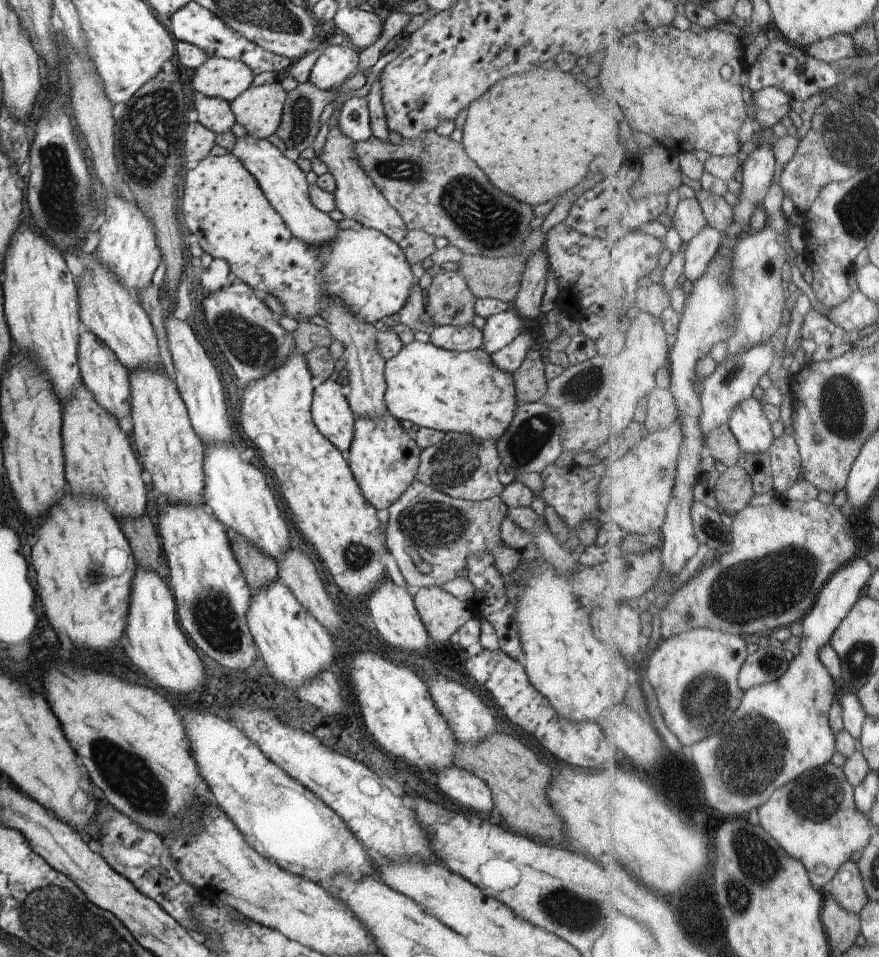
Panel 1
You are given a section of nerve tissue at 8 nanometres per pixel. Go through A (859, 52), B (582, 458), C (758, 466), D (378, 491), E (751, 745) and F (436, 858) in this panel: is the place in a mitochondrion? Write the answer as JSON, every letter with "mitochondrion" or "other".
{"A":"other","B":"other","C":"other","D":"other","E":"mitochondrion","F":"other"}

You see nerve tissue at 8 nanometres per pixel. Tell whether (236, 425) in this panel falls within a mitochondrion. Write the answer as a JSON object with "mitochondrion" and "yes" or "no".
{"mitochondrion":"no"}

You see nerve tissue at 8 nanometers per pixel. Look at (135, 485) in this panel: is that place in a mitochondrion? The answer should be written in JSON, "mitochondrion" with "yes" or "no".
{"mitochondrion":"no"}

